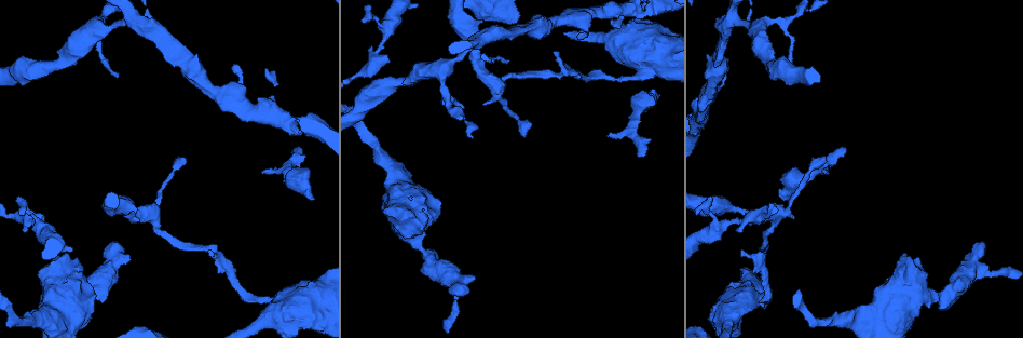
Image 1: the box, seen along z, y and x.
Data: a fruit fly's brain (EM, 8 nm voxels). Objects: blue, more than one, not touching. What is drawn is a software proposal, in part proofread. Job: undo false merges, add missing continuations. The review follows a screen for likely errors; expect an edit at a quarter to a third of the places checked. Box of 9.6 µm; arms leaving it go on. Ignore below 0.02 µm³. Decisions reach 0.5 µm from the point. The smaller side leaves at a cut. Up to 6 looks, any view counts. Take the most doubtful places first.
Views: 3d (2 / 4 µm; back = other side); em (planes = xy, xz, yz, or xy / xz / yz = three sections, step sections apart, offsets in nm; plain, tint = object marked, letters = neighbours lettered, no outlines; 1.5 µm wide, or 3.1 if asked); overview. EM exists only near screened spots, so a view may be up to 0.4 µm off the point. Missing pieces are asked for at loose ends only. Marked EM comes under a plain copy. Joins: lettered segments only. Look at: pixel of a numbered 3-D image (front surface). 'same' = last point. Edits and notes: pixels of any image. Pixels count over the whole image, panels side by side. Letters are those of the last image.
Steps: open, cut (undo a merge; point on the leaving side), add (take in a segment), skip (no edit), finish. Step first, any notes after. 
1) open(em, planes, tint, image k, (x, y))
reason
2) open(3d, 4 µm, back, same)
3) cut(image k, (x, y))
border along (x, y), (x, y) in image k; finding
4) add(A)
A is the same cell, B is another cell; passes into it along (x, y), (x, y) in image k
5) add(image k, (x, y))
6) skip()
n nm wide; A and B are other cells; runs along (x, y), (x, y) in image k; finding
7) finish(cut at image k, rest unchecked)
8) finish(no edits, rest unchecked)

open(3d, 2 µm, image 1, (784, 198))
free end

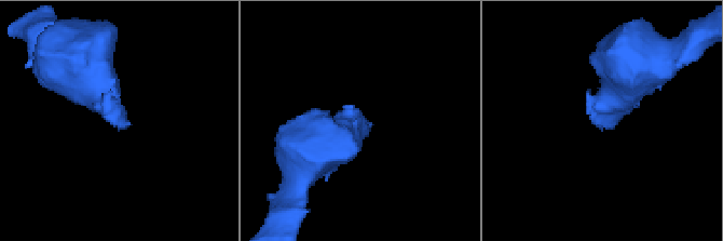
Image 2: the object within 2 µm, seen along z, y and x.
open(em, planes, tint, image 2, (603, 120))
shape alone is not enough

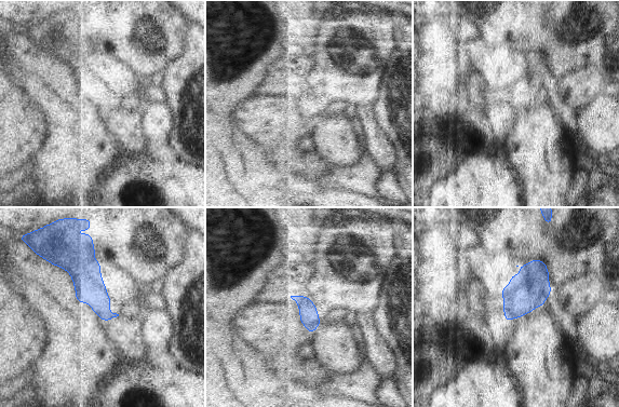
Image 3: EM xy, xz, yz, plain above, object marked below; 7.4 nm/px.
open(em, planes, letters, same)
see the neighbours

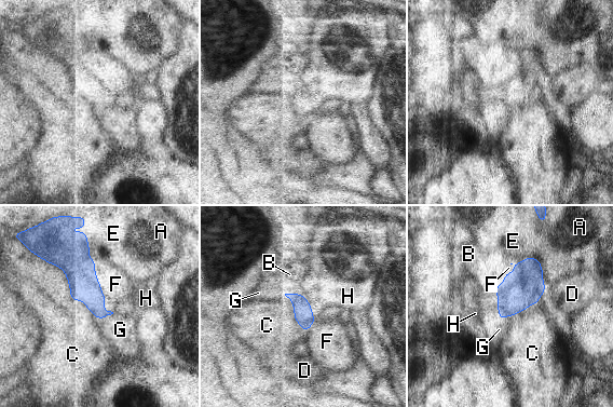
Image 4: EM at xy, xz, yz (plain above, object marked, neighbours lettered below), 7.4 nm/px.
add(H)
H is the same cell, A, B, C, D, E, F and G are other cells; the cell continues

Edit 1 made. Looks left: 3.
open(overview)

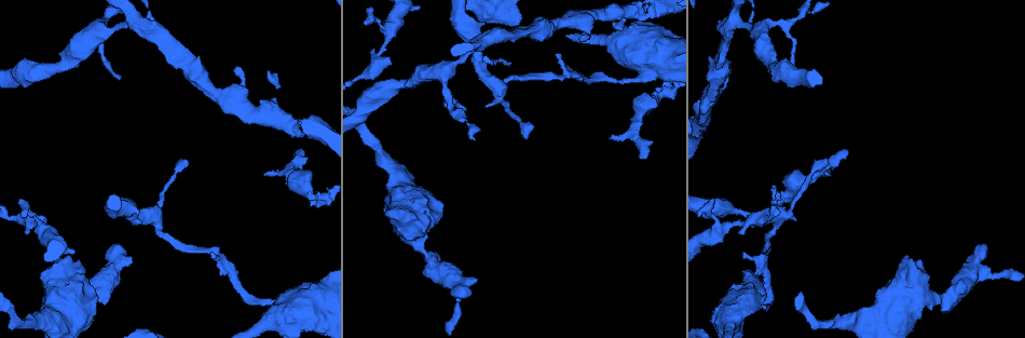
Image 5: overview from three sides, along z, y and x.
open(3d, 2 µm, image 5, (464, 108))
tapers out

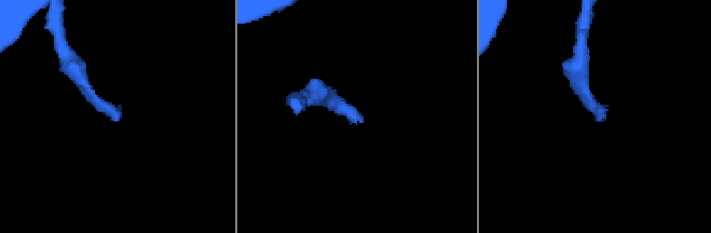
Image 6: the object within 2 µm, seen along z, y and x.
open(em, planes, letters, image 6, (598, 121))

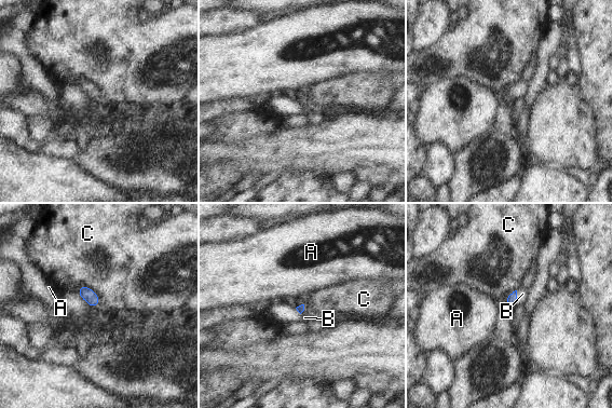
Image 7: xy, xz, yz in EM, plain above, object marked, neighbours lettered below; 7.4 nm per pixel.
add(B)
B is the same cell, A and C are other cells; passes into it along (512, 298), (516, 298), (522, 294) in image 7; the cell continues

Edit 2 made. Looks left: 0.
finish(add at image 4, add at image 7, rest unchecked)

